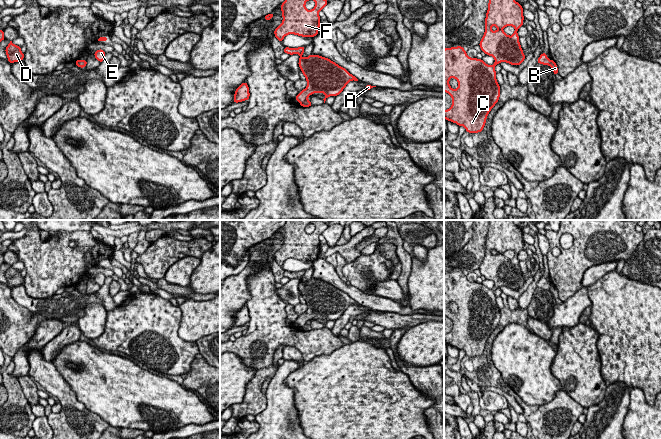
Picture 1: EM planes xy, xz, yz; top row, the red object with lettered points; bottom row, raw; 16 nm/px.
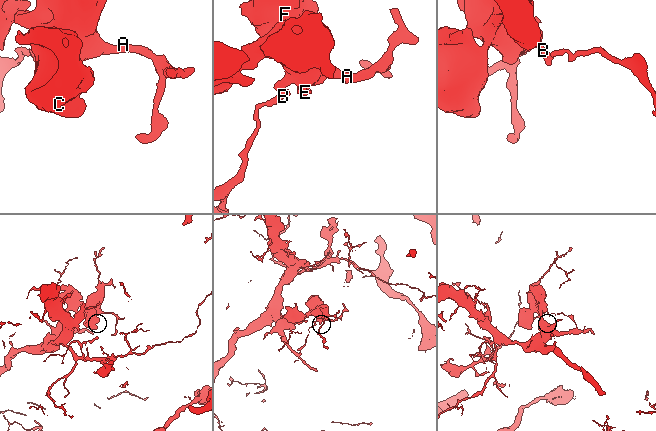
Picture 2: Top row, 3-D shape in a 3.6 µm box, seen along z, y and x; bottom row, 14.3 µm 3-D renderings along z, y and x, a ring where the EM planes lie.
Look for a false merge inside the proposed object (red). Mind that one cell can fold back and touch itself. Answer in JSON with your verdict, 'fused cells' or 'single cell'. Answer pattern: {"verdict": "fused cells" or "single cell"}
{"verdict": "fused cells"}

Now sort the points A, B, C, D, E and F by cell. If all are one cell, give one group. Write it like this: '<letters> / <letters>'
A C D E F / B

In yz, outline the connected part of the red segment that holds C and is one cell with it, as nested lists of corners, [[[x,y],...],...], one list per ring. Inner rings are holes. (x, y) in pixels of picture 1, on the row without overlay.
[[[489,220],[488,234],[485,242],[485,256],[479,267],[480,273],[495,283],[492,290],[482,283],[470,282],[464,271],[454,270],[444,273],[444,316],[452,321],[452,329],[444,334],[447,345],[464,350],[468,357],[479,357],[484,353],[487,340],[498,326],[500,309],[496,303],[495,290],[501,286],[511,289],[520,289],[525,284],[518,260],[518,253],[523,250],[523,231],[514,224],[514,220]],[[513,250],[515,255],[512,260],[507,259],[502,253]],[[455,302],[458,312],[452,313],[449,304]]]

